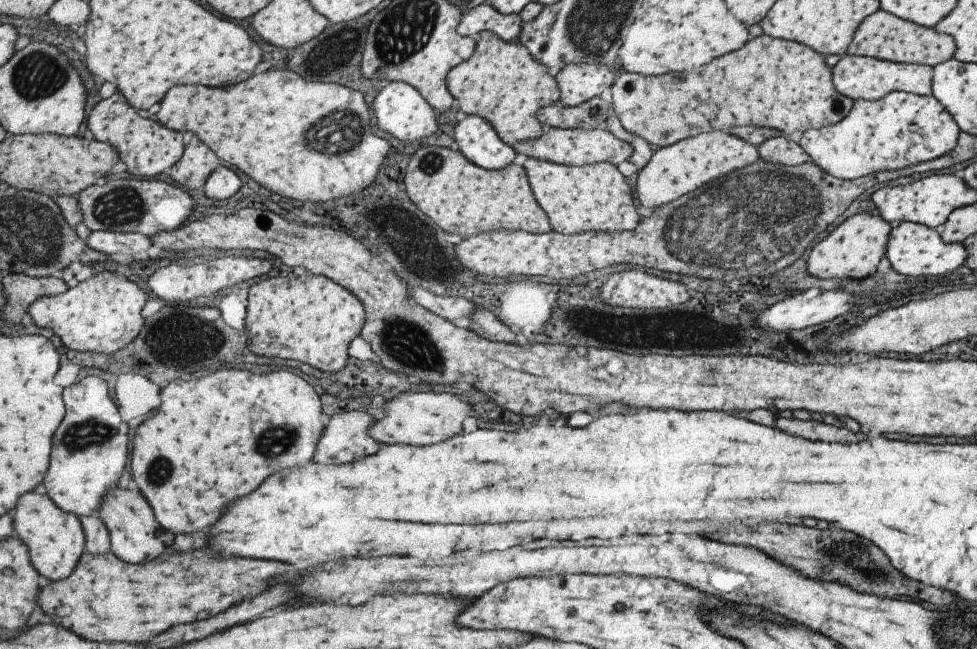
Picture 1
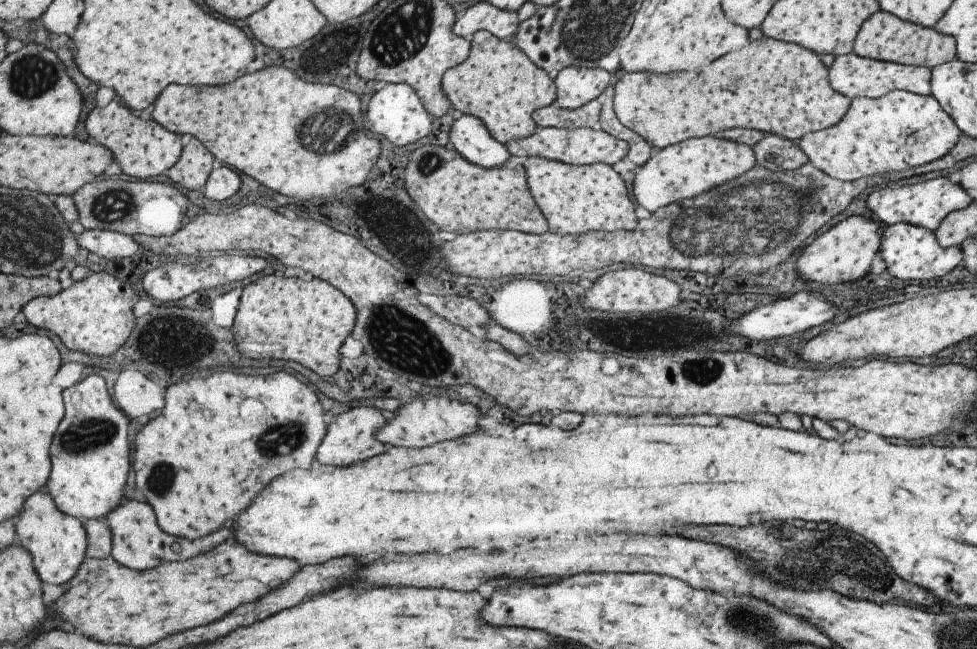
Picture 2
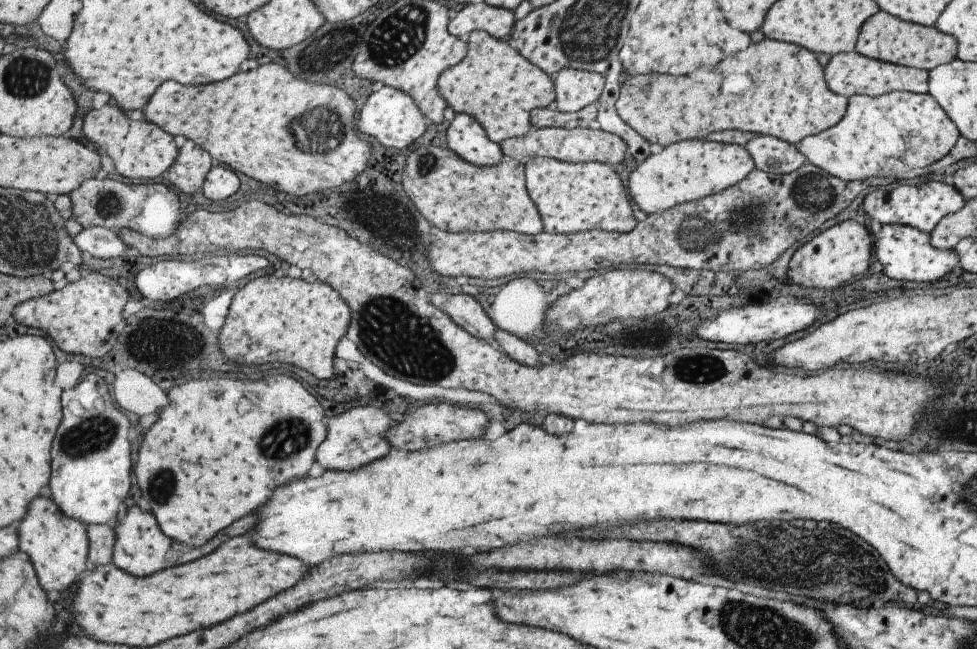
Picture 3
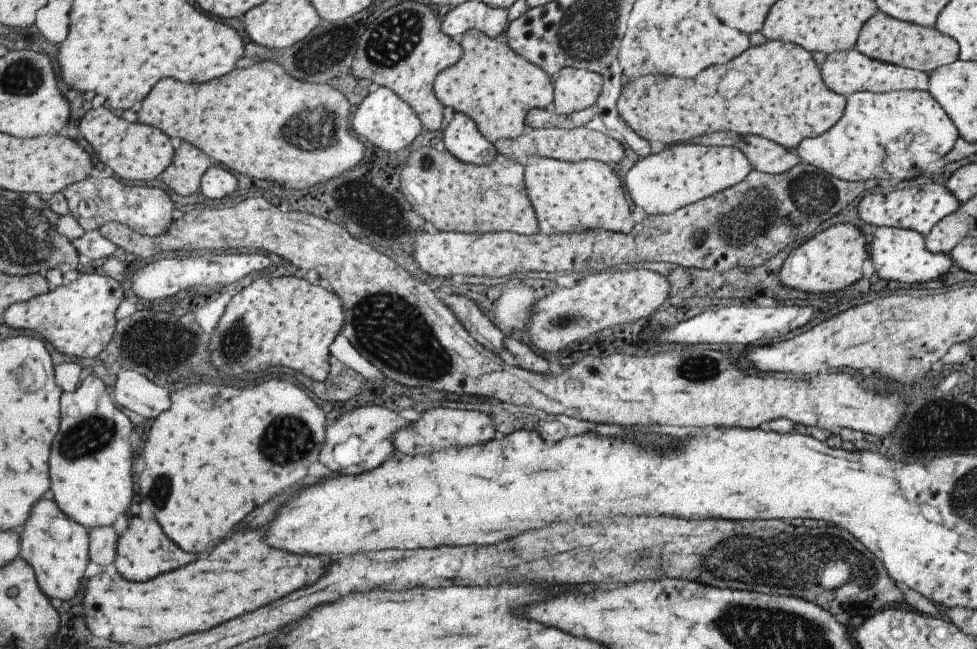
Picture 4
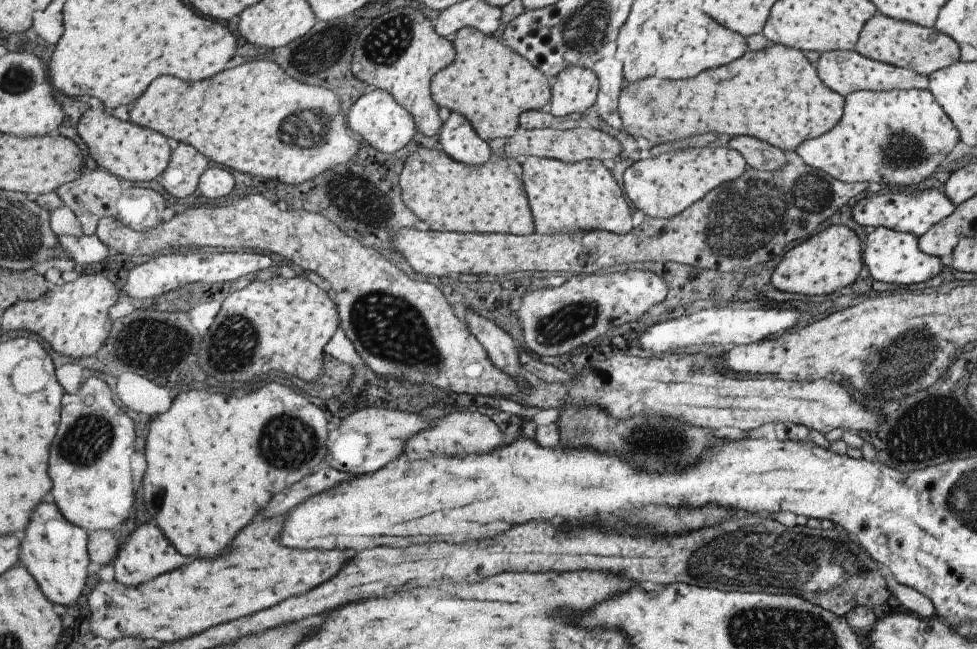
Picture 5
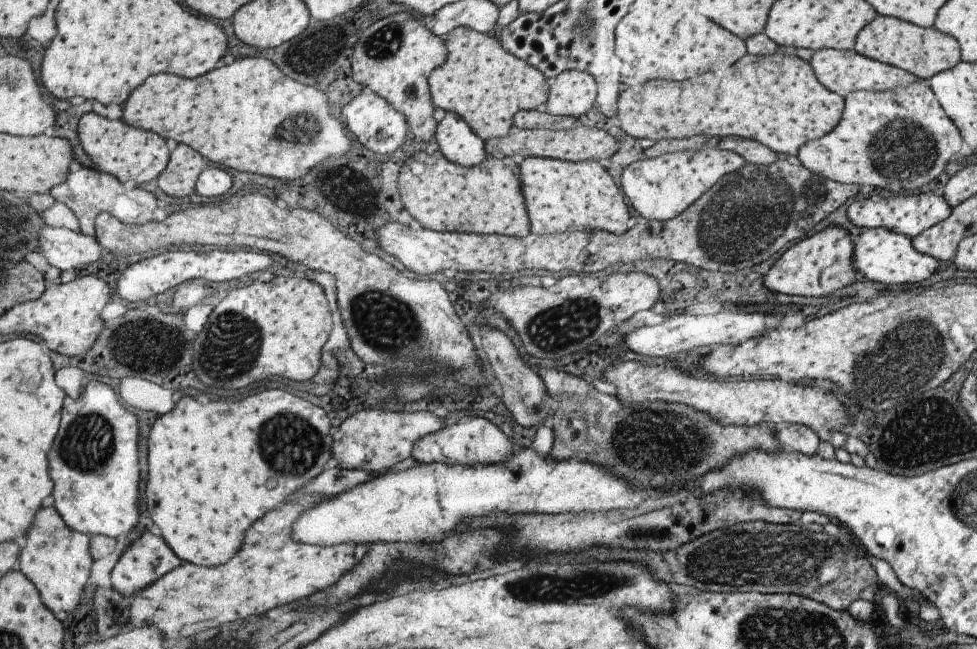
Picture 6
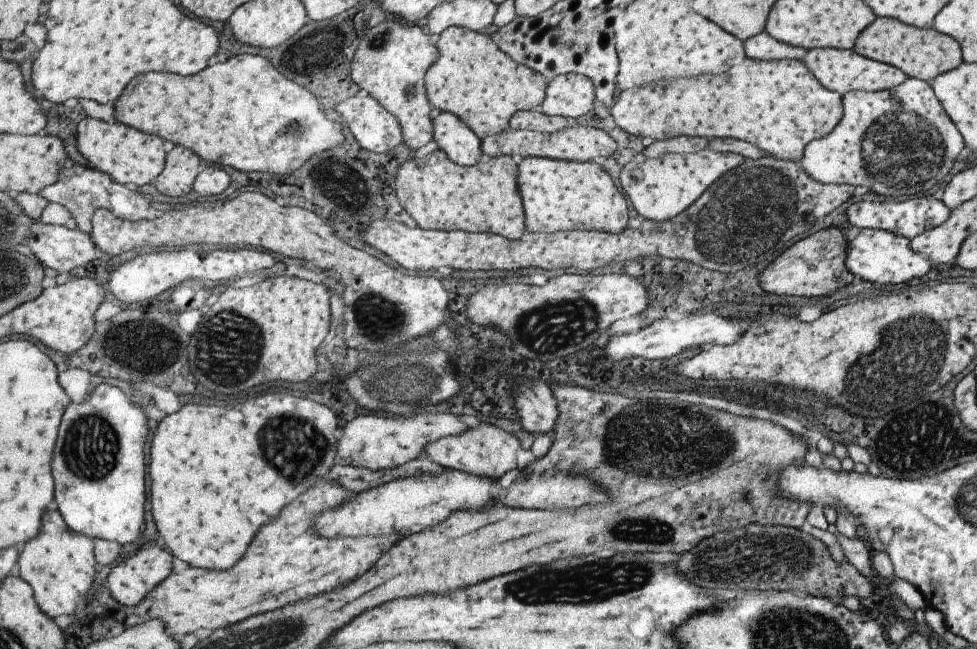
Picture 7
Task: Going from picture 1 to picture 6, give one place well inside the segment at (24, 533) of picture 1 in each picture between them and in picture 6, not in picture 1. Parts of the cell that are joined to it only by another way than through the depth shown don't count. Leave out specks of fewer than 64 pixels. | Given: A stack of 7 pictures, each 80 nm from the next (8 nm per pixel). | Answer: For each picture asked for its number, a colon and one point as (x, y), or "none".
2: (59, 542)
3: (58, 544)
4: (58, 547)
5: (55, 551)
6: (58, 559)

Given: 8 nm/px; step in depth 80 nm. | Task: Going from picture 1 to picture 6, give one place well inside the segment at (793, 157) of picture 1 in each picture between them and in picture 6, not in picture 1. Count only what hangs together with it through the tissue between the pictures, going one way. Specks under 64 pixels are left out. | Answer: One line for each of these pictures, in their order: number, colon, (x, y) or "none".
2: (774, 153)
3: (771, 155)
4: (764, 155)
5: (757, 154)
6: (749, 150)

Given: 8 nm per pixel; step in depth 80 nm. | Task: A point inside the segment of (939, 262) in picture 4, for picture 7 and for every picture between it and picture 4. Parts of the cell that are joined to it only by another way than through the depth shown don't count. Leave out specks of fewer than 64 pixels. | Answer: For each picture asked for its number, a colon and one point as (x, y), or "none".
5: (891, 256)
6: (884, 256)
7: (877, 256)

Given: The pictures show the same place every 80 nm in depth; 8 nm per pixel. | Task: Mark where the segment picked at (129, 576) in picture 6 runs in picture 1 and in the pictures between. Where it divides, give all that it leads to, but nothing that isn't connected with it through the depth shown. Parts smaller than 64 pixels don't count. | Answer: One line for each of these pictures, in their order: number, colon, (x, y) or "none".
1: (138, 537)
2: (138, 542)
3: (141, 547)
4: (144, 551)
5: (147, 553)

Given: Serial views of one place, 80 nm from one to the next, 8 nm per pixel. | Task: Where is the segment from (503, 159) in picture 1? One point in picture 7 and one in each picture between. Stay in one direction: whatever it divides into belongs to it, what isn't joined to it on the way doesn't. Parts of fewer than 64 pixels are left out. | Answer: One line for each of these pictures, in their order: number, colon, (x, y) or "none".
2: (469, 135)
3: (466, 136)
4: (463, 137)
5: (459, 138)
6: (456, 139)
7: (464, 146)

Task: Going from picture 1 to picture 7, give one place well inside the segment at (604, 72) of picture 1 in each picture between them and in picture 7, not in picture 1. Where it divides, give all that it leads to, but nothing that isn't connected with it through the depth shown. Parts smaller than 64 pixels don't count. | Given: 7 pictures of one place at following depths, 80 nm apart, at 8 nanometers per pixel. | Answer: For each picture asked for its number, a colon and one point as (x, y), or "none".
2: (575, 85)
3: (575, 88)
4: (576, 89)
5: (574, 90)
6: (572, 93)
7: (571, 96)

